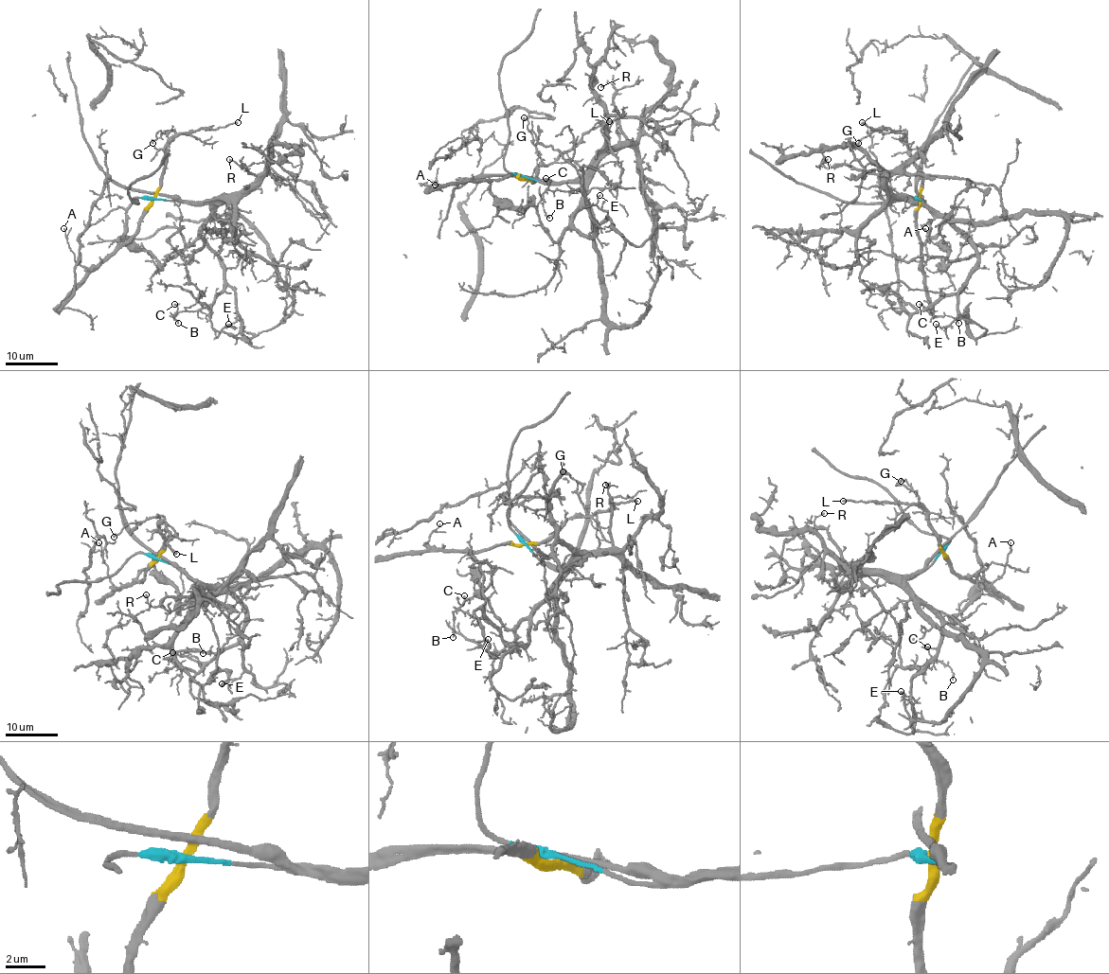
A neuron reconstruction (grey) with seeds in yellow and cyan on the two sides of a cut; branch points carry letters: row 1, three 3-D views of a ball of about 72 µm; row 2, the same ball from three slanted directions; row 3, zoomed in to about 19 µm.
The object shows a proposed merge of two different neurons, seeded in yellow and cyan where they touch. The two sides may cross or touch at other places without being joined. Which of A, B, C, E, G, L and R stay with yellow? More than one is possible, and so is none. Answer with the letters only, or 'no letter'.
A, G, L

